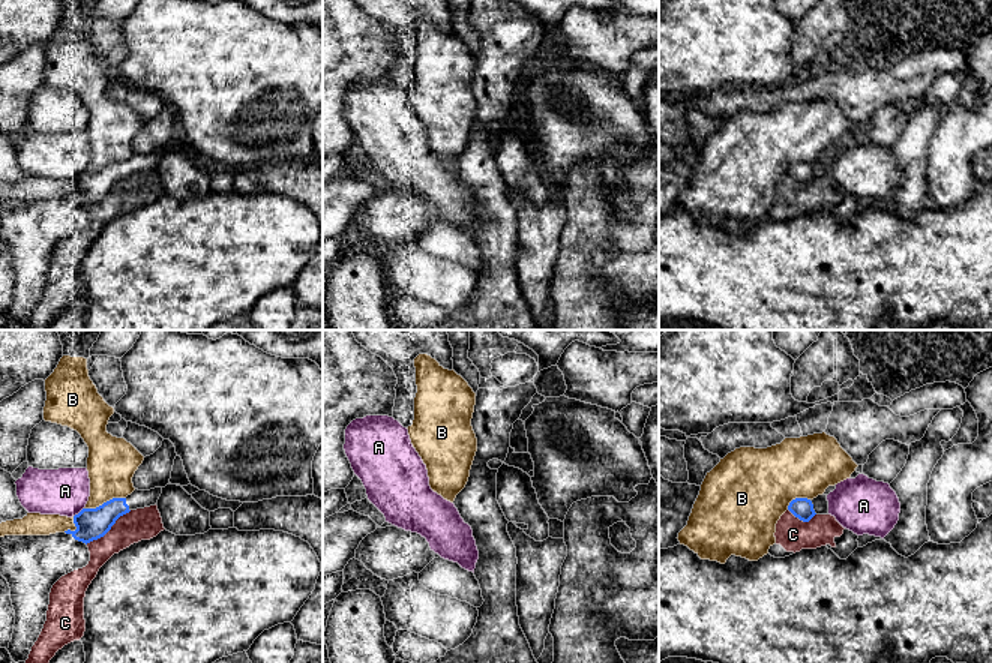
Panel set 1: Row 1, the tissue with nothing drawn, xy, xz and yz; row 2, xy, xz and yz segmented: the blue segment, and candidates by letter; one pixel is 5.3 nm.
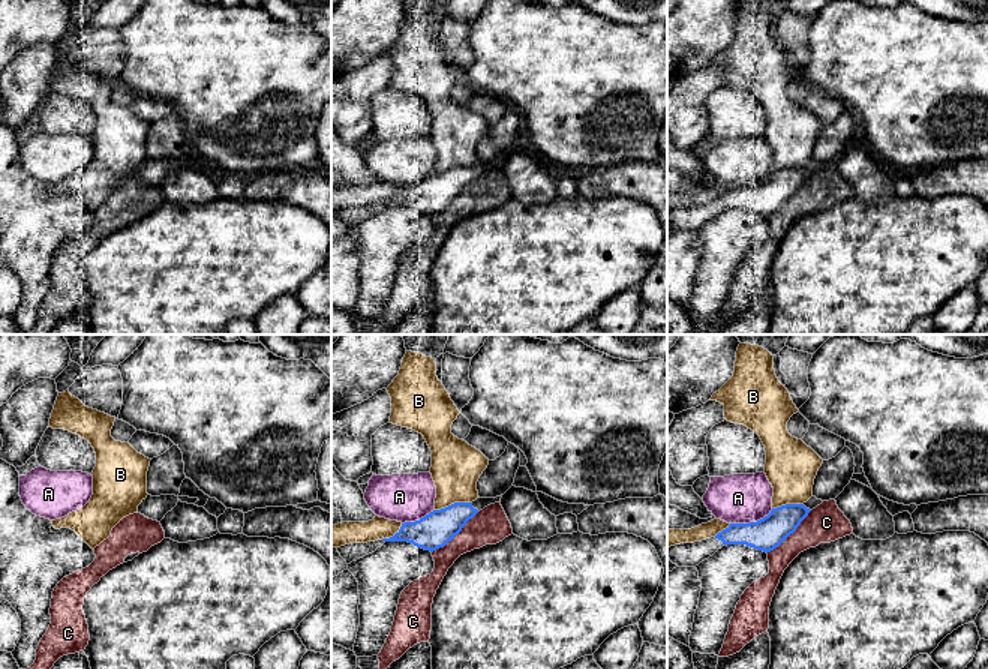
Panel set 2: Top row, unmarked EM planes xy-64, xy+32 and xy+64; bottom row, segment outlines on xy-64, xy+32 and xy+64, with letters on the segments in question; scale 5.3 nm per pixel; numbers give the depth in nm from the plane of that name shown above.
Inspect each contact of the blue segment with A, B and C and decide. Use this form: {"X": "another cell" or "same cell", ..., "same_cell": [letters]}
{"A": "another cell", "B": "another cell", "C": "another cell", "same_cell": []}

